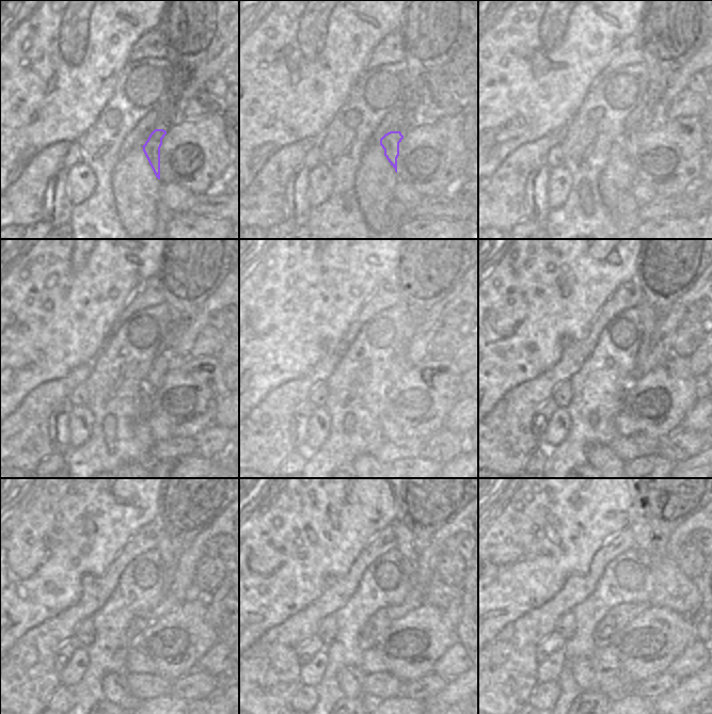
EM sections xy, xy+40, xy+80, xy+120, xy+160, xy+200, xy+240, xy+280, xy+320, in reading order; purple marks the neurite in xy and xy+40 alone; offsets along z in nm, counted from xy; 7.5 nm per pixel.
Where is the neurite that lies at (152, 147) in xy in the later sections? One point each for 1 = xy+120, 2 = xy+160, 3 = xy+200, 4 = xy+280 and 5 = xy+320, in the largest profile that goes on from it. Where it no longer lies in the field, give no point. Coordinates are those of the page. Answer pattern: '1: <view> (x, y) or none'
1: xy+120 (160, 366)
2: xy+160 (400, 365)
3: xy+200 (649, 320)
4: xy+280 (410, 546)
5: xy+320 (646, 538)

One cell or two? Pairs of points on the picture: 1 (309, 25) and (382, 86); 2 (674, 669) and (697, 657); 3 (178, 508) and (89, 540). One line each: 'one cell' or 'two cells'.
1: two cells
2: one cell
3: two cells

